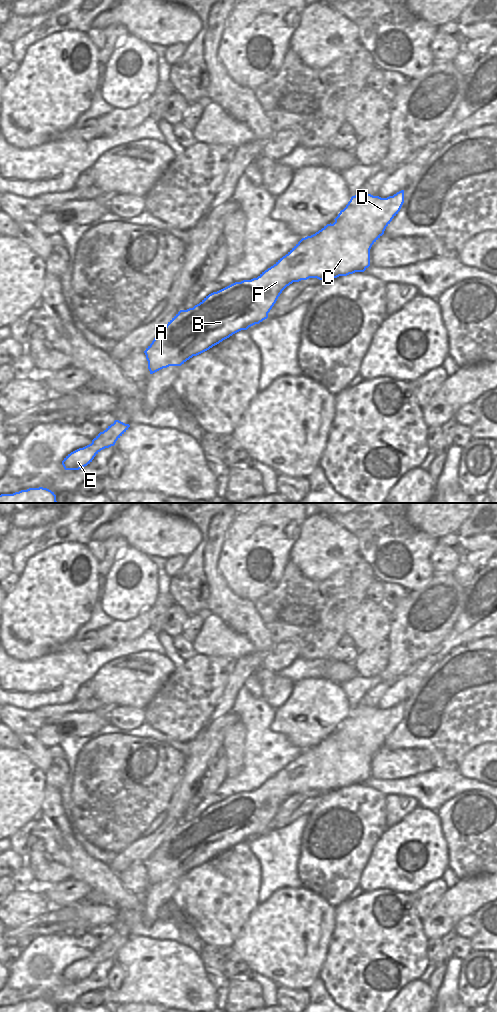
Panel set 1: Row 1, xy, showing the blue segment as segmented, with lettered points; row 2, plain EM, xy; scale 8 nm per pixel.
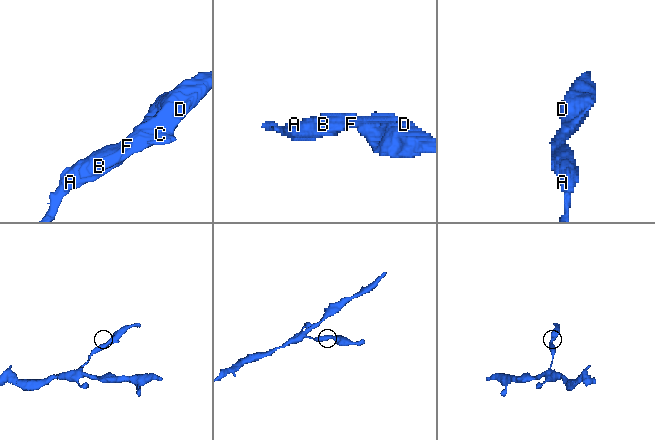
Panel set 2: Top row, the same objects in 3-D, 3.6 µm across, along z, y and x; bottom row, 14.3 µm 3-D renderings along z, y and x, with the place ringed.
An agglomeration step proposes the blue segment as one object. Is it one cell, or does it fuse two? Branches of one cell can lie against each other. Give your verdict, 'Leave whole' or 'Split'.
Leave whole

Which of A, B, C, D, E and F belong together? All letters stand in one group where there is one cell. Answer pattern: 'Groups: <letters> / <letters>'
Groups: A B C D E F

